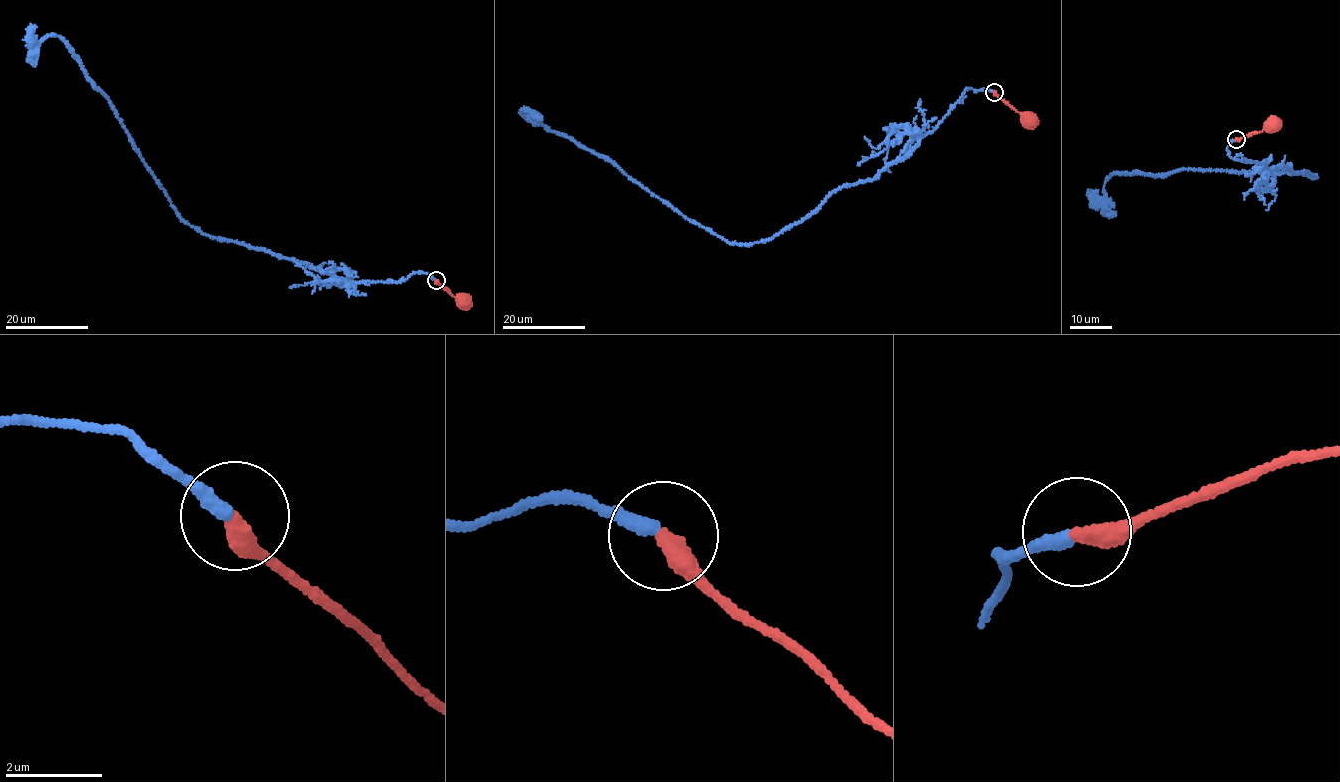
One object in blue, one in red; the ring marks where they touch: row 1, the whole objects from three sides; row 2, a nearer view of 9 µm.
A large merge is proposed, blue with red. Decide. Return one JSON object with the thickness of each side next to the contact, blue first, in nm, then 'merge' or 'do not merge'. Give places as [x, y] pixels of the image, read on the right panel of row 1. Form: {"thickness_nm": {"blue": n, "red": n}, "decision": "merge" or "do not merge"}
{"thickness_nm": {"blue": 300, "red": 400}, "decision": "merge"}

